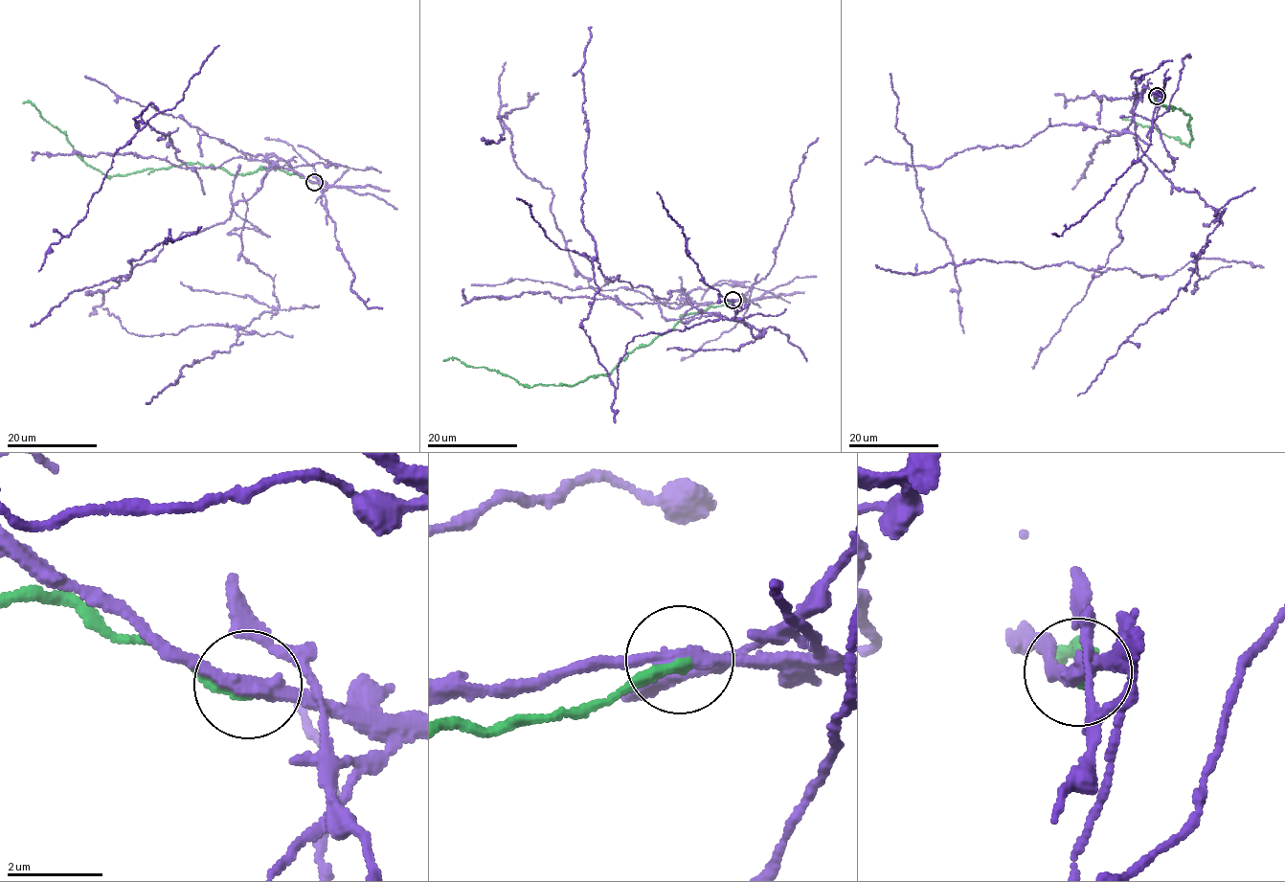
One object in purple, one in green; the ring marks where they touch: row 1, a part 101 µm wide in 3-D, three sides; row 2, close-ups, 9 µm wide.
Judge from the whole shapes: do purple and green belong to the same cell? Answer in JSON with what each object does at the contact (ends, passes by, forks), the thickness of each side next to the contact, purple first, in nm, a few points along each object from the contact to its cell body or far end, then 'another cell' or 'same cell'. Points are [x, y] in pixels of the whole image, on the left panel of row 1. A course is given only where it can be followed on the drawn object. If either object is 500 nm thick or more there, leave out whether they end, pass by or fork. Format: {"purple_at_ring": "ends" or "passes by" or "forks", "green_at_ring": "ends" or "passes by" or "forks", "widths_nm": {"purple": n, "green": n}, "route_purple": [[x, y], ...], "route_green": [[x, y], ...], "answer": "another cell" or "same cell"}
{"purple_at_ring": "passes by", "green_at_ring": "ends", "widths_nm": {"purple": 280, "green": 280}, "route_purple": [[313, 182], [274, 156], [187, 167], [139, 116], [38, 272]], "route_green": [[313, 182], [279, 169], [235, 174], [198, 163], [101, 174], [34, 104], [23, 103]], "answer": "another cell"}

